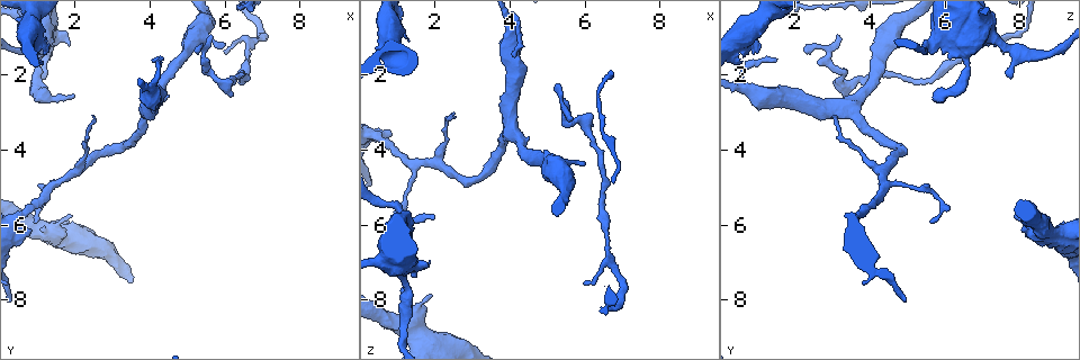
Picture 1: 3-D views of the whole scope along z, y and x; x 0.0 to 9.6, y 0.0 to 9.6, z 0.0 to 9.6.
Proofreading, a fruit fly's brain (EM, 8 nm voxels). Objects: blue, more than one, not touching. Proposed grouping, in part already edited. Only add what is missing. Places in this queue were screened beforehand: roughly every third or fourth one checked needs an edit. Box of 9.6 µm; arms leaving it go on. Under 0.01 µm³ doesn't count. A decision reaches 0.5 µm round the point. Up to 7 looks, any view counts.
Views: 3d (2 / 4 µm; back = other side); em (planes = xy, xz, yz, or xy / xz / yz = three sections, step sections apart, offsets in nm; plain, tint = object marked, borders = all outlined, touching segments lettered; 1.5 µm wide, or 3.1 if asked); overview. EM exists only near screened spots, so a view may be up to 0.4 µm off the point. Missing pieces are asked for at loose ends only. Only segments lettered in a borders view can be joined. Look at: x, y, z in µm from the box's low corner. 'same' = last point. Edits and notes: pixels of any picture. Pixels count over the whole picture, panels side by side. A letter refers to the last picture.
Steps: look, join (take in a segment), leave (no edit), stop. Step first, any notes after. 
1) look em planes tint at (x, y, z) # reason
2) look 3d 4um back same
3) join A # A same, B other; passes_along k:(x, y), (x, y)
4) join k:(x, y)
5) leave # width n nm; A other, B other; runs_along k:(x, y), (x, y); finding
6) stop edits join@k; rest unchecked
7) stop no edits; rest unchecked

look 3d 2um at (2.00, 2.55, 5.85) # end of a long branch

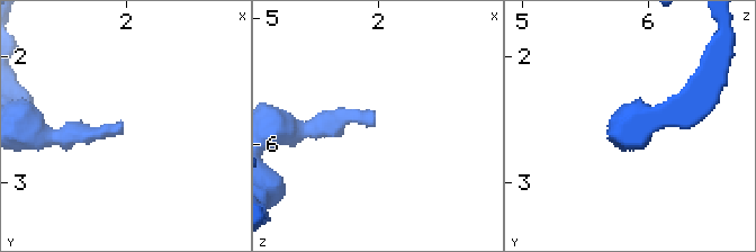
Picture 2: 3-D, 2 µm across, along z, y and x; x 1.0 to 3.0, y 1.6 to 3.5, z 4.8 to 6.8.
look em yz step 4 tint at (2.00, 2.52, 5.82)

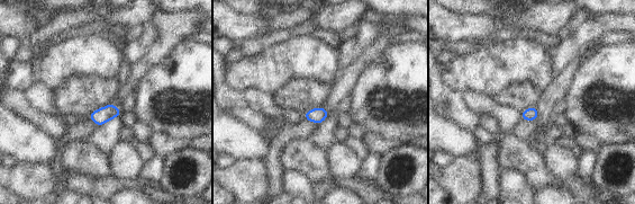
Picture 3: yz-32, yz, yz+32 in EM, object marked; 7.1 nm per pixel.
look em yz step 4 borders same # what lies round it

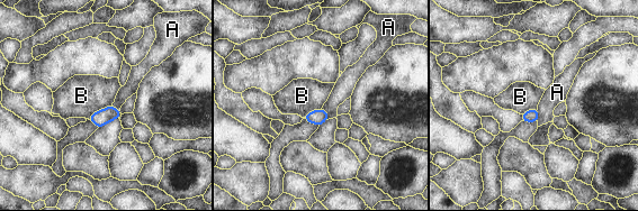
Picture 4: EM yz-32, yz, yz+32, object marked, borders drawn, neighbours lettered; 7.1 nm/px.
leave # A other, B other; border 4:(537, 109), (538, 121); none of them fits

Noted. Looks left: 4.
look 3d 2um at (1.30, 1.30, 1.00) # branch stops here

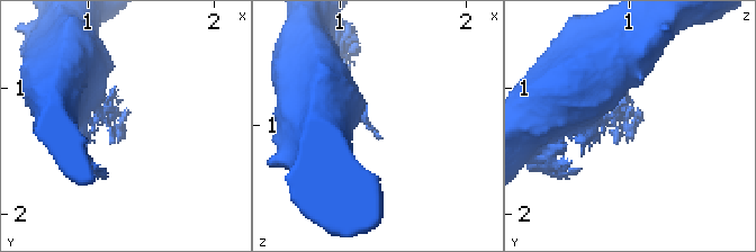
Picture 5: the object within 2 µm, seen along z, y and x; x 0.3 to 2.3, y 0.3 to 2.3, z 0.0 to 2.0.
look em planes borders at (1.28, 1.36, 1.04) # need the tissue

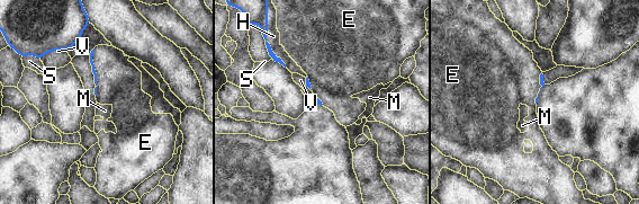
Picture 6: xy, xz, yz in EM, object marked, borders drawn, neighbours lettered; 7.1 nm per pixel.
leave # E other, H other, M other, S other, V other; border 6:(93, 49), (96, 95); no lettered segment goes on from it

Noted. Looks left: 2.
stop no edits; rest unchecked

